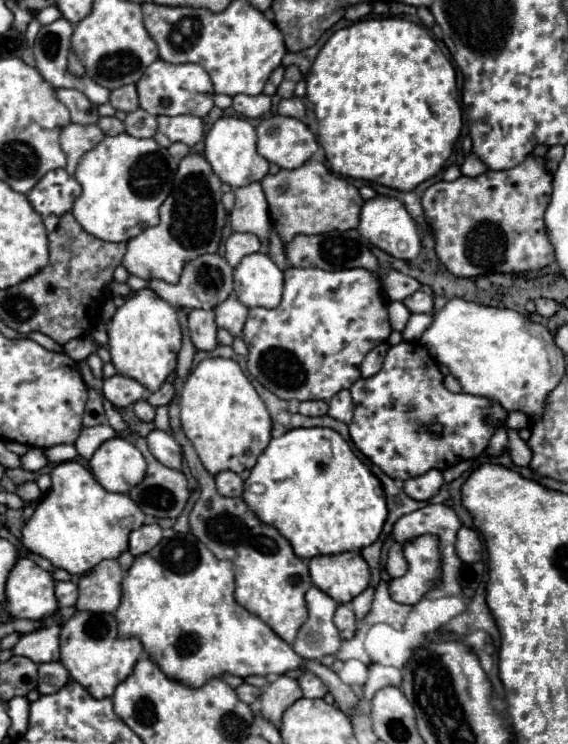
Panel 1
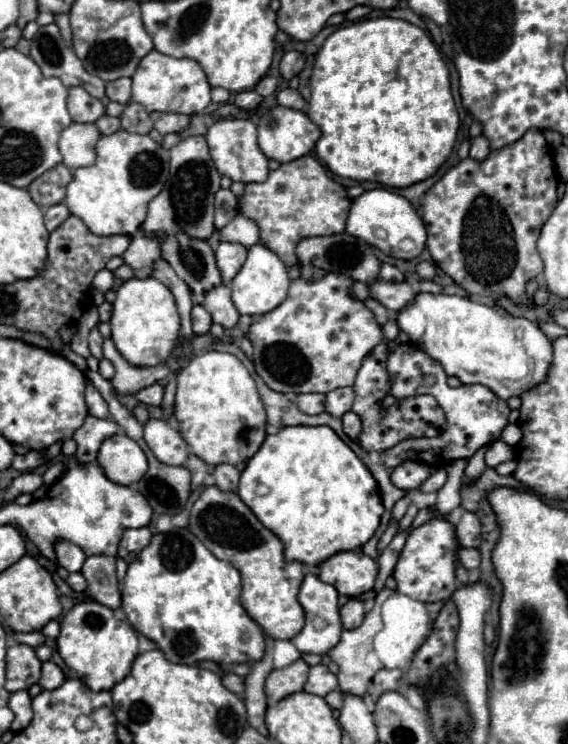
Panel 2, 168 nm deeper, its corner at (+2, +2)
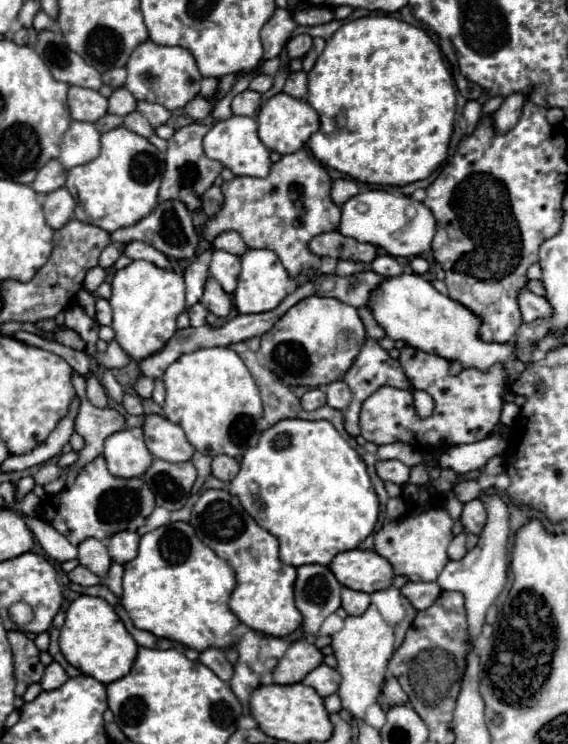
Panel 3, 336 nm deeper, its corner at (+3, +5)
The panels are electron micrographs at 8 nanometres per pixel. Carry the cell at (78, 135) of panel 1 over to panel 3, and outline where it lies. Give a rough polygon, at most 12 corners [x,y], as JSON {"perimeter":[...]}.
{"perimeter":[[72,122],[60,142],[66,170],[100,156],[100,132]]}

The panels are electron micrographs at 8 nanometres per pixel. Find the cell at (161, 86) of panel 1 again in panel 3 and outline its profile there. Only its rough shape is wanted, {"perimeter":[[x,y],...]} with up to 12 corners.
{"perimeter":[[146,40],[126,88],[140,102],[184,108],[200,94],[196,60]]}

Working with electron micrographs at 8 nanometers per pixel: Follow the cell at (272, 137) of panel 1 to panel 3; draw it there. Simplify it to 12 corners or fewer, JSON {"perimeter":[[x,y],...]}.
{"perimeter":[[284,92],[258,112],[258,136],[282,156],[320,130],[316,110]]}

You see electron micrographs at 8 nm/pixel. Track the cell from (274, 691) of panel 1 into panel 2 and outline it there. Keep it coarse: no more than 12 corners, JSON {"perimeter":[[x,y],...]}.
{"perimeter":[[297,659],[265,683],[271,703],[303,691],[309,665]]}

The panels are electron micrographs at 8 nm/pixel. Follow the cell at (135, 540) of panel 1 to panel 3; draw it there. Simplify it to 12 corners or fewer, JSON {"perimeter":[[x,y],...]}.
{"perimeter":[[118,532],[106,540],[114,562],[136,558],[140,534]]}

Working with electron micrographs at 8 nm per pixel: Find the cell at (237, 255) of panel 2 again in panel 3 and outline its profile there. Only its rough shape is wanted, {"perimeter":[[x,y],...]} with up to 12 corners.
{"perimeter":[[214,250],[210,276],[232,294],[240,274],[240,256]]}

